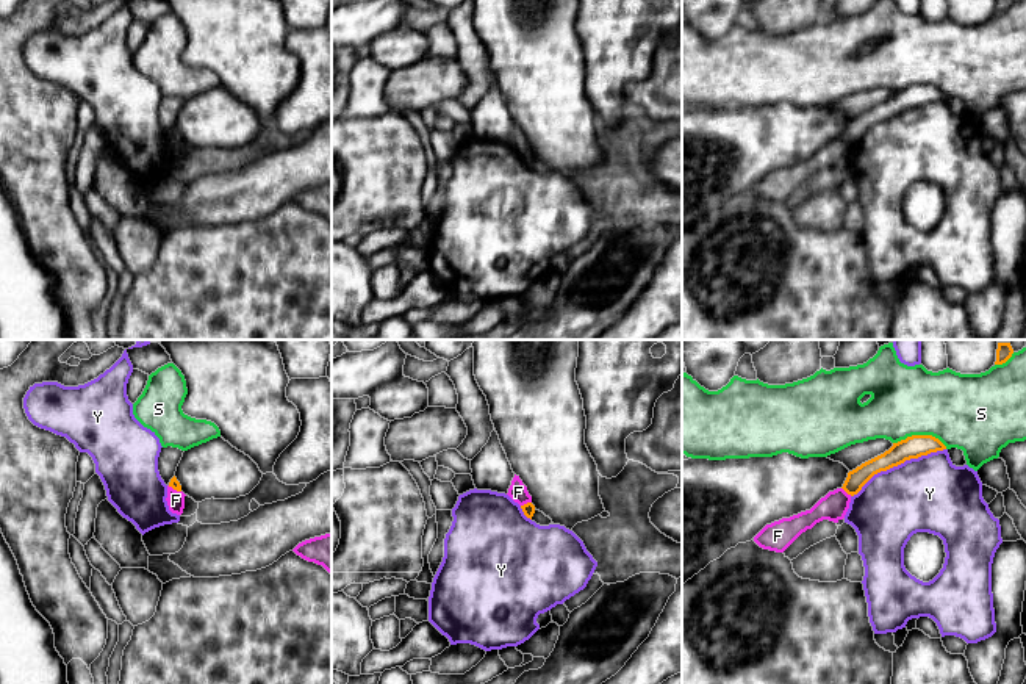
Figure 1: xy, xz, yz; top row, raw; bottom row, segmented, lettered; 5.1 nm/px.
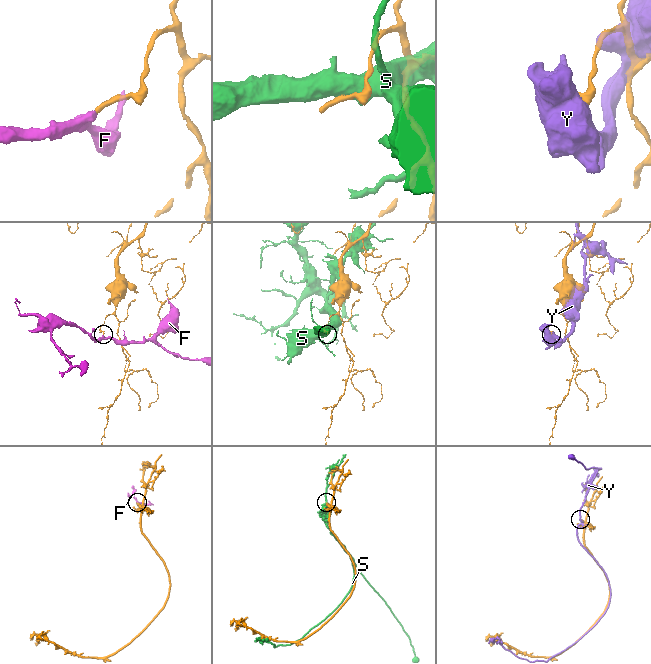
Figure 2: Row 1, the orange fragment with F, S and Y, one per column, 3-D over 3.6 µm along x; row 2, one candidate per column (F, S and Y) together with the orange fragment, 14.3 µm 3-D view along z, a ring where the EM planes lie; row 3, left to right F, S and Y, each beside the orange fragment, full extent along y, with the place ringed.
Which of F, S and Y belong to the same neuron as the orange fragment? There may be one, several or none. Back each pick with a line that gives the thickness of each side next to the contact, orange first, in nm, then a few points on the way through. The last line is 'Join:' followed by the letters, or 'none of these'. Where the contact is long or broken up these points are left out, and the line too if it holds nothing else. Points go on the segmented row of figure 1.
Join: none of these

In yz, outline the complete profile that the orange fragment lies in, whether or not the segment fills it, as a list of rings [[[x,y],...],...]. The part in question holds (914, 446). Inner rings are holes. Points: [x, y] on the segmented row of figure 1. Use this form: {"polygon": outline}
{"polygon": [[[912,435],[906,440],[893,443],[884,454],[862,463],[848,473],[843,490],[854,496],[877,473],[898,466],[910,459],[918,459],[931,452],[943,451],[946,446],[932,435]]]}

